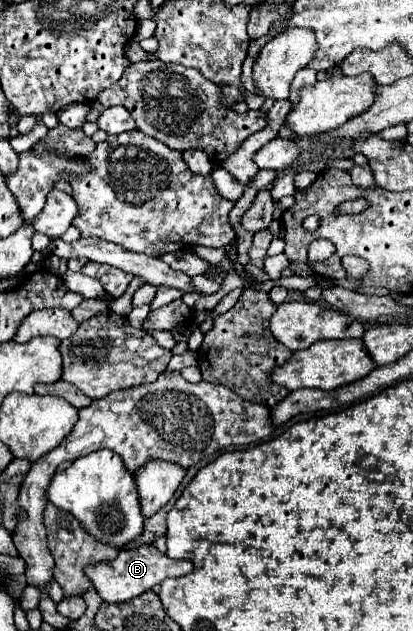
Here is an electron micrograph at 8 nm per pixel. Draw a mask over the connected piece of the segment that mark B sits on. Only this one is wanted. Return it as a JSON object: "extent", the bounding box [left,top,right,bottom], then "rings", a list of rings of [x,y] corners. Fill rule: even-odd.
{"extent":[86,543,192,603],"rings":[[[154,543],[140,545],[136,549],[124,549],[118,553],[112,563],[98,563],[92,567],[86,567],[86,575],[92,581],[96,593],[106,603],[122,603],[138,597],[140,593],[152,589],[156,583],[162,583],[166,577],[182,577],[192,571],[192,561],[186,559],[170,559],[166,553],[158,551]]]}

